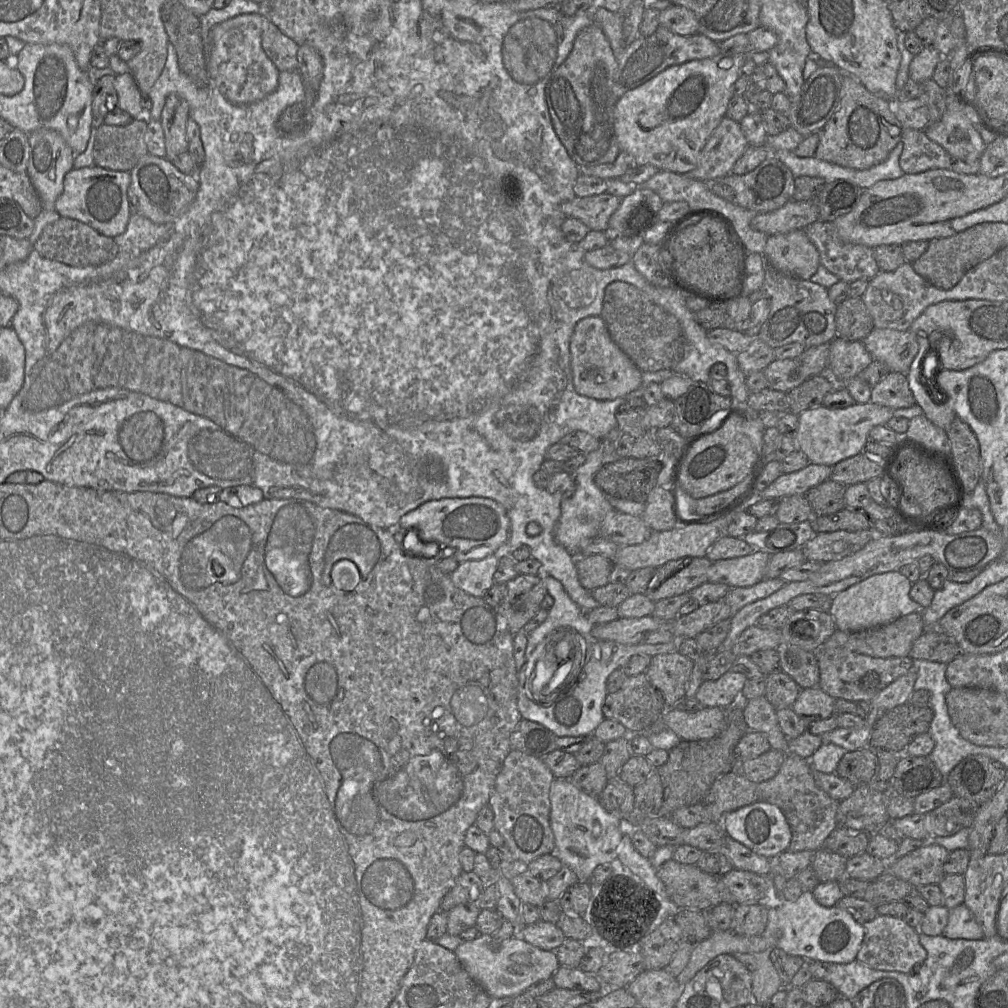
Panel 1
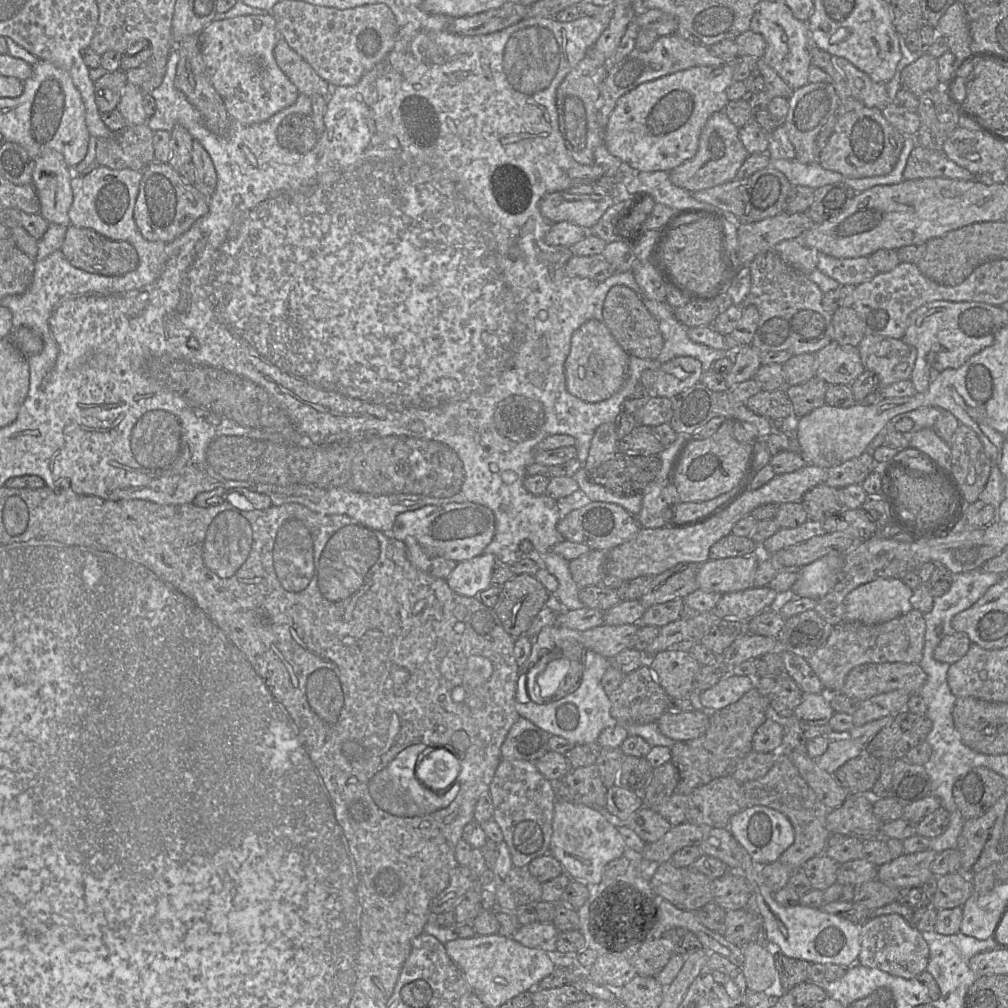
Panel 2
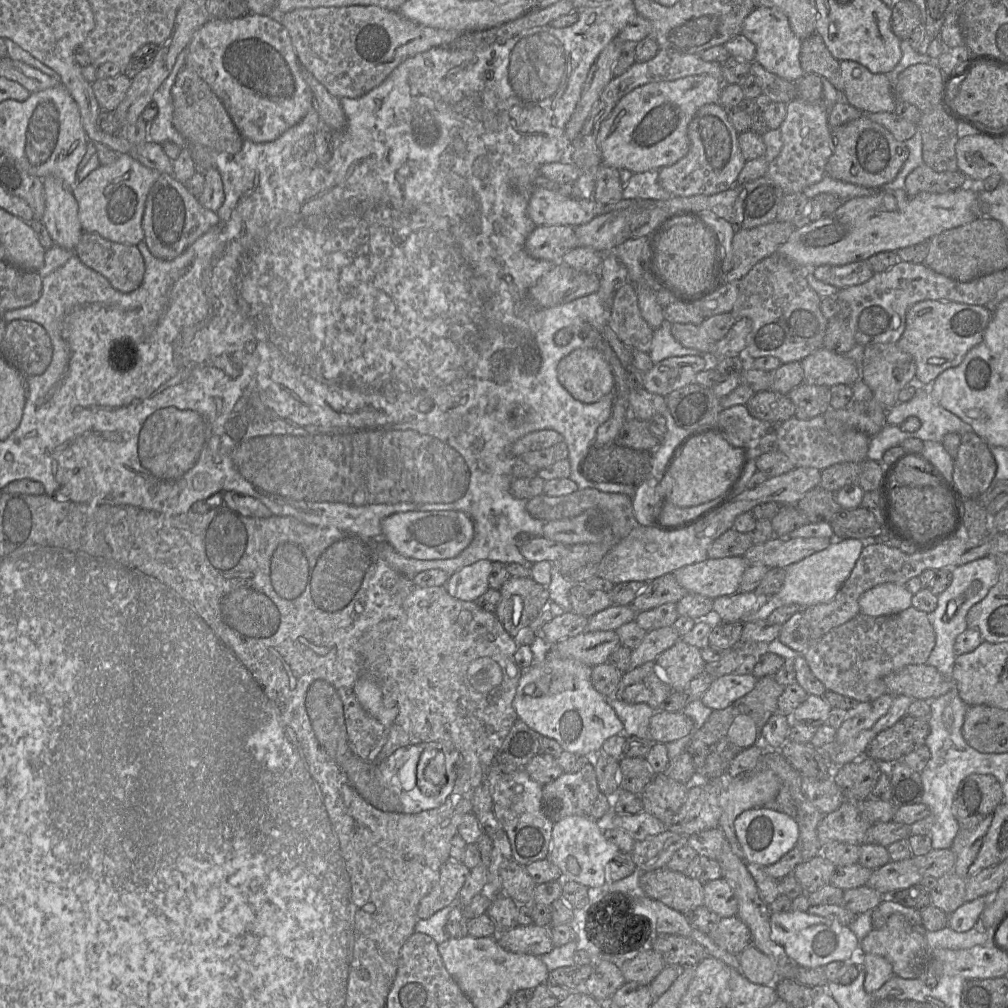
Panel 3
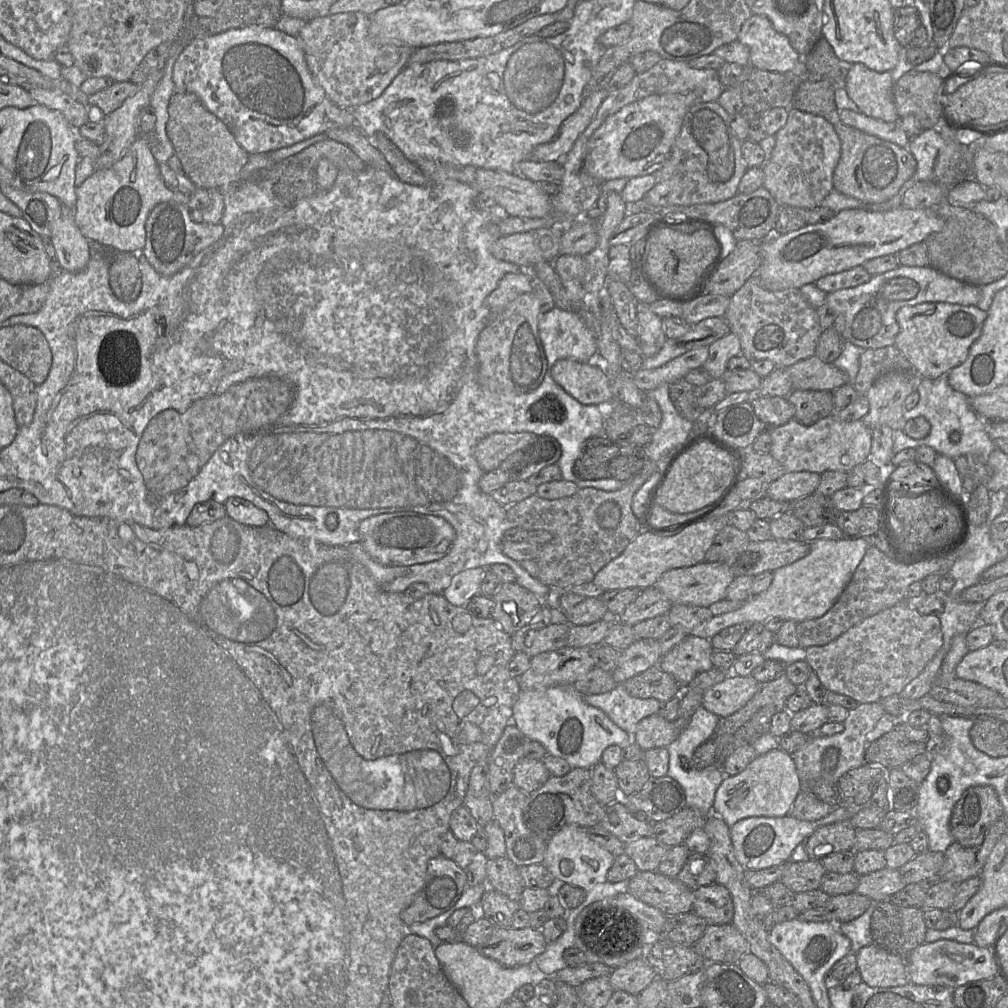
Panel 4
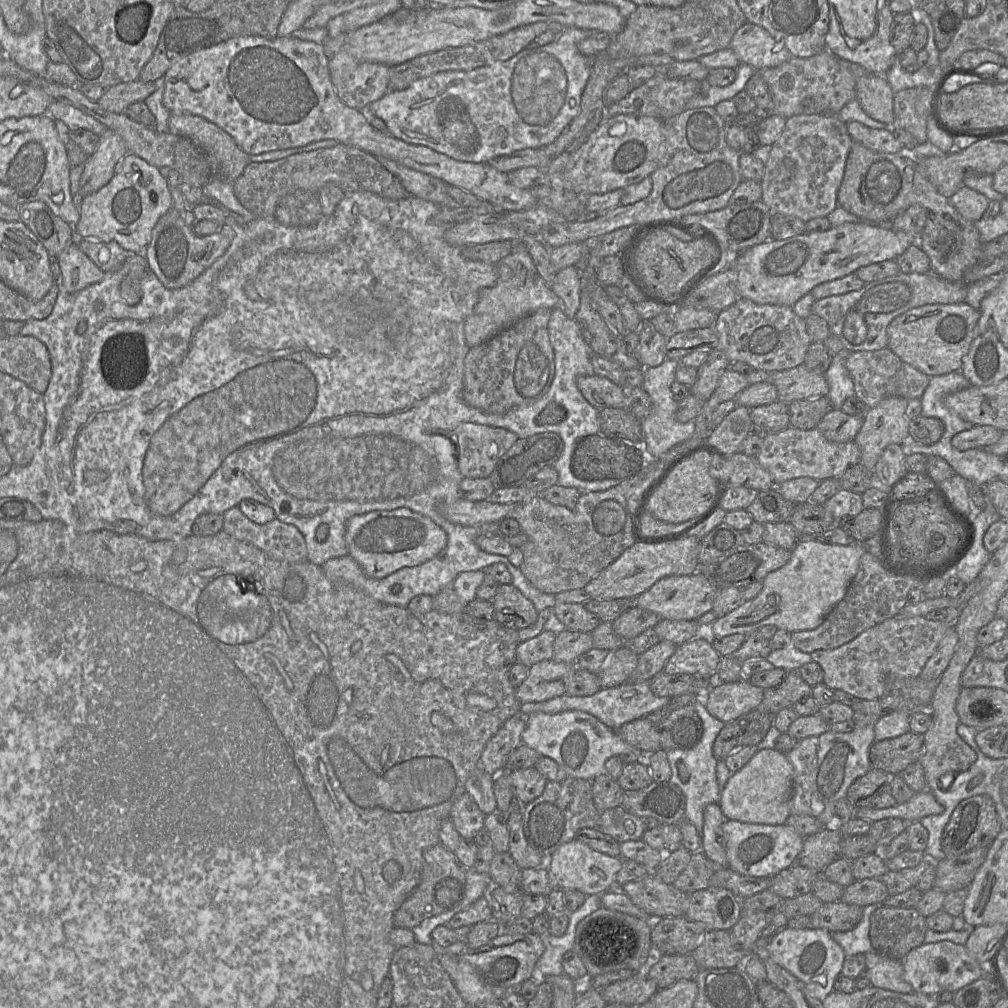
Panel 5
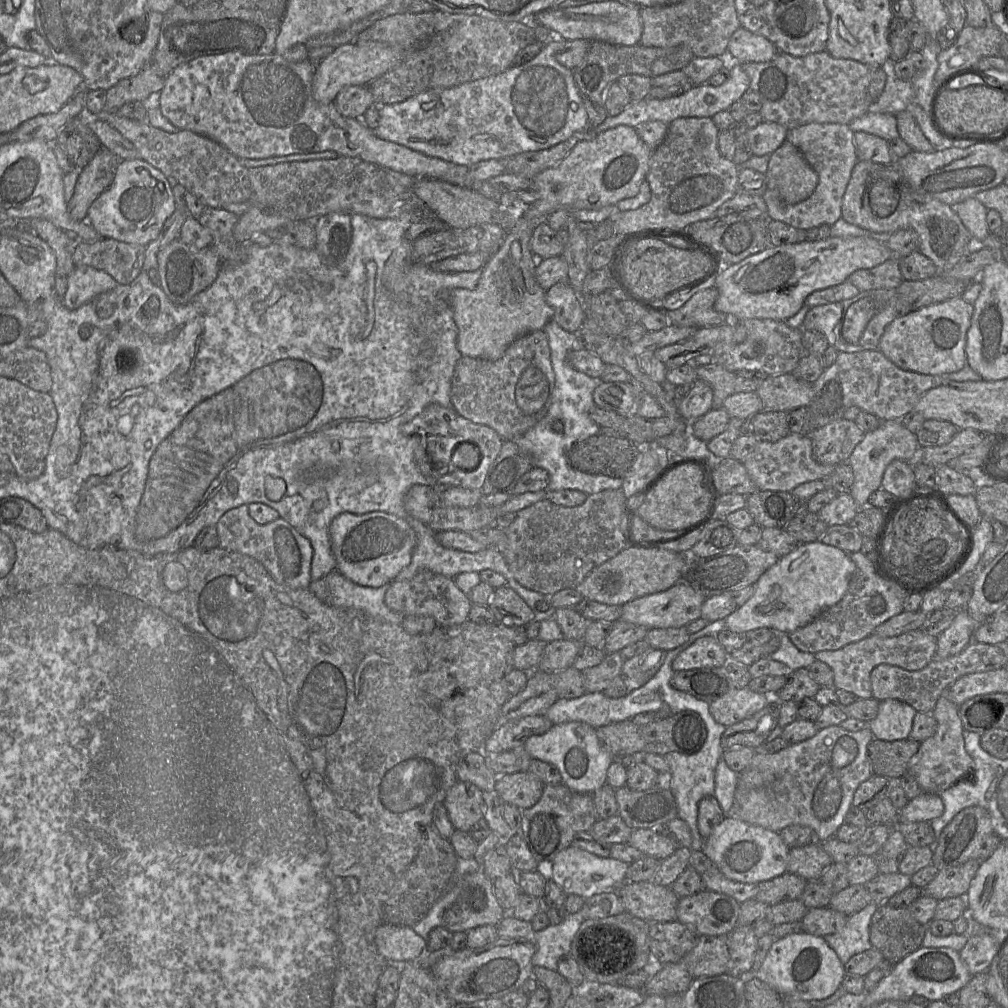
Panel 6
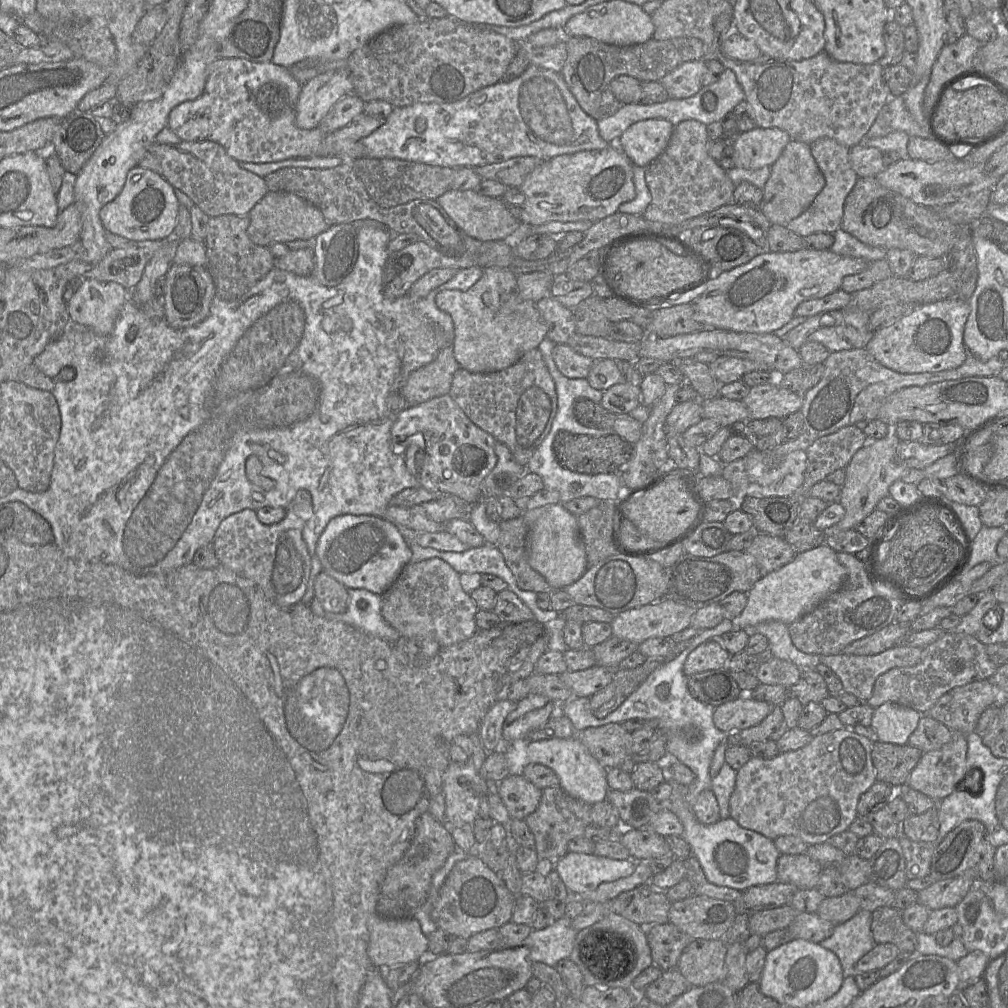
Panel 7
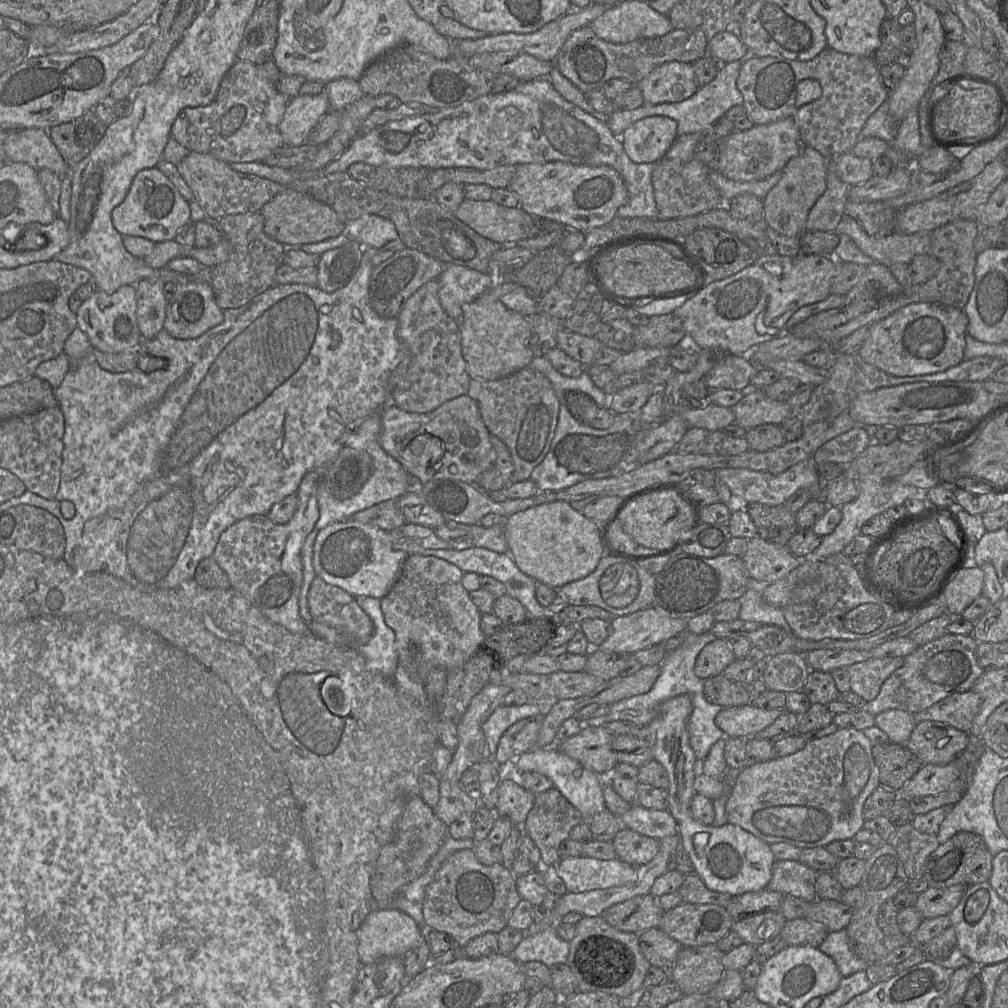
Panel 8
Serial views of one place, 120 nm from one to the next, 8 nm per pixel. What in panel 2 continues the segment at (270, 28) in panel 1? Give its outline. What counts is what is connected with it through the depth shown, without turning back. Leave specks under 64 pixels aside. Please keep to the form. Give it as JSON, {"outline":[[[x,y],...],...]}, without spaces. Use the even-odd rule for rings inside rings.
{"outline":[[[284,38],[279,39],[273,52],[277,65],[301,94],[309,97],[320,95],[328,100],[332,86],[323,80]]]}

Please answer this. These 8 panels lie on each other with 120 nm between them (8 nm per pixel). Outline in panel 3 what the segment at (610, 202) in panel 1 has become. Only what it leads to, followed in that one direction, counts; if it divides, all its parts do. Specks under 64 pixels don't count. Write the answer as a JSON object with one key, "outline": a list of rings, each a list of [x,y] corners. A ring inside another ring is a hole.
{"outline":[[[534,187],[529,199],[527,214],[535,226],[569,225],[576,227],[592,220],[603,213],[601,203],[594,199],[578,199],[572,196],[560,195],[550,189]]]}

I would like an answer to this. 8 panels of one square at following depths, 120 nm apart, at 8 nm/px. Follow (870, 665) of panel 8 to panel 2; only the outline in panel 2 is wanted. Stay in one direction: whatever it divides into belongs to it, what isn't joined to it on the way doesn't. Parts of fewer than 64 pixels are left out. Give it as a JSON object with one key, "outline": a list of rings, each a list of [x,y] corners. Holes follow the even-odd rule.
{"outline":[[[916,609],[880,624],[843,621],[833,627],[827,641],[807,661],[826,693],[842,693],[848,673],[857,666],[894,662],[919,665],[923,657],[925,631],[924,615]]]}

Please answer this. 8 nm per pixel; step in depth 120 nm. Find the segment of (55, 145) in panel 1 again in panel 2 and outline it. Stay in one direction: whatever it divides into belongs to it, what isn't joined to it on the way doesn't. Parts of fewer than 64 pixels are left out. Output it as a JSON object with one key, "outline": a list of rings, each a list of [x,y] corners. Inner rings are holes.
{"outline":[[[44,152],[34,160],[32,186],[40,202],[40,215],[49,223],[68,227],[71,225],[68,212],[73,201],[71,178],[77,176],[59,152]]]}

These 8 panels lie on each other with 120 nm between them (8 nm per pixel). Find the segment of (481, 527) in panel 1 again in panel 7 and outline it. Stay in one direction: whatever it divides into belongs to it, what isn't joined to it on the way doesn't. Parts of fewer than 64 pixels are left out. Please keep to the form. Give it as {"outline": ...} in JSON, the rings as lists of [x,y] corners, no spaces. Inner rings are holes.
{"outline":[[[341,515],[329,521],[317,544],[317,556],[326,572],[347,589],[384,594],[411,563],[412,551],[398,527],[383,517]]]}

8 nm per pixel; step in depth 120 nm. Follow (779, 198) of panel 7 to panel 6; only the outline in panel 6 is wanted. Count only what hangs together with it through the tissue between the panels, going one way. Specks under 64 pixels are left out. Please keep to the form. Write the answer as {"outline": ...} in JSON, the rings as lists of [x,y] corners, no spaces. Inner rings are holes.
{"outline":[[[784,141],[769,158],[766,171],[767,189],[775,192],[787,204],[797,204],[809,198],[818,184],[818,175],[803,154],[790,142]]]}

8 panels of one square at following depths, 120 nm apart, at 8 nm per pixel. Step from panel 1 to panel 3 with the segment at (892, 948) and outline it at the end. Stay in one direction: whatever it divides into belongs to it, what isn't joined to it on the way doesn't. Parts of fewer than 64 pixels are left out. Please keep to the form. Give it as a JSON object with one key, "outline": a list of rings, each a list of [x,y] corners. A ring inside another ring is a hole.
{"outline":[[[899,913],[892,914],[880,929],[872,929],[860,942],[860,947],[863,954],[876,954],[888,960],[894,975],[905,979],[918,978],[925,972],[931,951],[925,936],[913,930]]]}

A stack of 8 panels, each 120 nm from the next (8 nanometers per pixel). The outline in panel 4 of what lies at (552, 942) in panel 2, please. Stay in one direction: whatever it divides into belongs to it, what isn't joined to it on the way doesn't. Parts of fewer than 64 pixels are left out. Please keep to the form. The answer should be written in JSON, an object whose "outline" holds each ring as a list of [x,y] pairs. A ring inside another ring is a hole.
{"outline":[[[497,928],[491,938],[478,949],[487,958],[504,967],[534,965],[534,961],[547,948],[548,942],[541,930]]]}

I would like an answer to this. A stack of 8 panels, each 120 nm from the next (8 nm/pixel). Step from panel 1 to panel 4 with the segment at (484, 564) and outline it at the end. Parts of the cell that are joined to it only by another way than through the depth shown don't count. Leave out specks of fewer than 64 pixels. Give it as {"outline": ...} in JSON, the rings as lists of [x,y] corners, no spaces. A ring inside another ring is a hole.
{"outline":[[[477,567],[456,574],[442,594],[455,606],[467,606],[470,599],[480,593],[486,569]]]}

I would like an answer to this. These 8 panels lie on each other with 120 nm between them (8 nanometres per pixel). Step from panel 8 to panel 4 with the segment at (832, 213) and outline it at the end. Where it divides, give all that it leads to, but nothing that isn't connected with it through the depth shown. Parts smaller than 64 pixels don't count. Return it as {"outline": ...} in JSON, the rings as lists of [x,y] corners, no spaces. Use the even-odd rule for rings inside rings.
{"outline":[[[791,106],[785,125],[774,134],[775,147],[770,160],[762,166],[763,186],[780,206],[793,206],[811,210],[820,206],[822,200],[834,189],[833,172],[841,155],[841,142],[833,125],[822,116],[804,112]]]}

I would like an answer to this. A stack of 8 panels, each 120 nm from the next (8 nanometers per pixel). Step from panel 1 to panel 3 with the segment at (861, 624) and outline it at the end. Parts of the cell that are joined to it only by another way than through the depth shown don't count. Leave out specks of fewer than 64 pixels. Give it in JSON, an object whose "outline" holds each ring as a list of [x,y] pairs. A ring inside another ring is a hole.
{"outline":[[[884,583],[859,598],[860,613],[872,617],[896,614],[912,607],[912,597],[905,586]]]}

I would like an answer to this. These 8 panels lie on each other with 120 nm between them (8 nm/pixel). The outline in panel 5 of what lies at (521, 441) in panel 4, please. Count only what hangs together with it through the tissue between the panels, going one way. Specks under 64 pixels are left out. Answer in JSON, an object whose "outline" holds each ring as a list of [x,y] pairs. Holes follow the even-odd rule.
{"outline":[[[461,423],[454,431],[458,469],[464,478],[488,478],[499,459],[519,439],[515,433],[487,425]]]}

